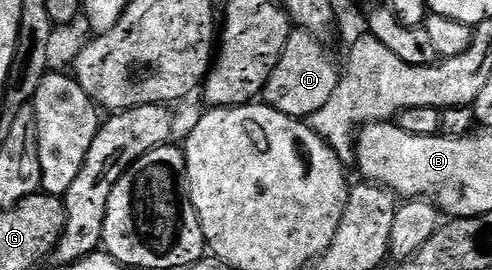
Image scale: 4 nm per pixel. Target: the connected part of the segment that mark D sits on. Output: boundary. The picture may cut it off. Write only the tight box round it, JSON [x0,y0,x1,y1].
[263,30,339,118]

